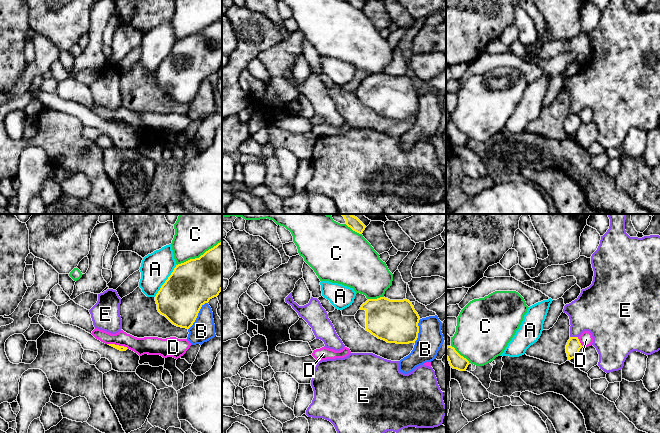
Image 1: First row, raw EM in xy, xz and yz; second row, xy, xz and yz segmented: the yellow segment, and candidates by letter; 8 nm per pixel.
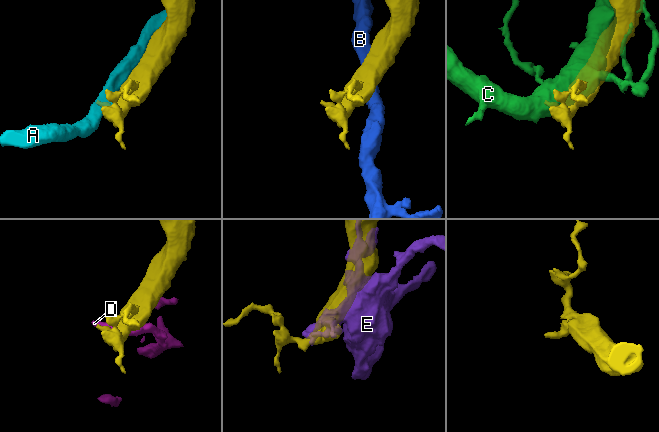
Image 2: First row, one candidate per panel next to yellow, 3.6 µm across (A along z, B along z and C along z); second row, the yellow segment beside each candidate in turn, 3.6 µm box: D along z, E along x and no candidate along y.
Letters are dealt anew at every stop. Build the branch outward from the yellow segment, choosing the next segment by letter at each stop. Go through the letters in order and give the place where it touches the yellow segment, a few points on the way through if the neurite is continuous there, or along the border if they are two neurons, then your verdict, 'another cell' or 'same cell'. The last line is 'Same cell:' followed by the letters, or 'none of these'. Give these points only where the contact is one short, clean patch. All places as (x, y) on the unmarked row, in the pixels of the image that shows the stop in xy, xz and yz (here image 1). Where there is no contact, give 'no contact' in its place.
A: xy (166, 56) | another cell
B: xy (197, 91) | another cell
C: xy (200, 32) | another cell
D: xy (118, 121) | another cell
E: yz (574, 113) | along yz (570, 112), (577, 113) | another cell
Same cell: none of these

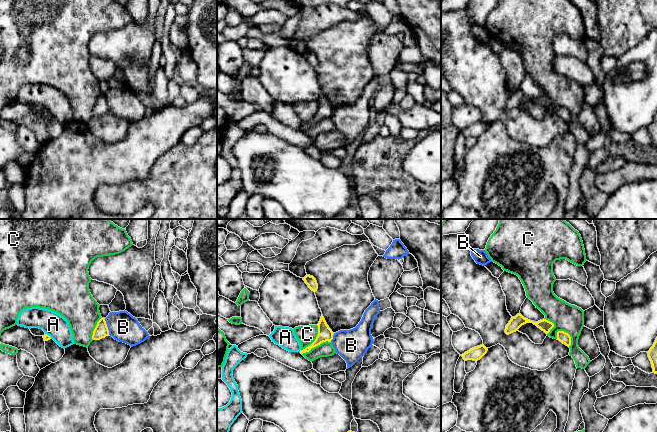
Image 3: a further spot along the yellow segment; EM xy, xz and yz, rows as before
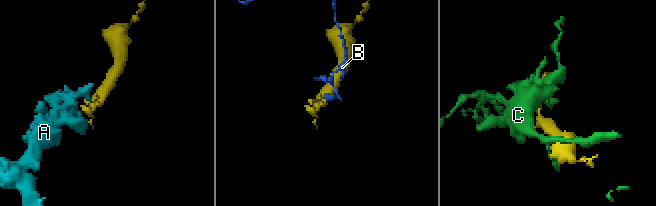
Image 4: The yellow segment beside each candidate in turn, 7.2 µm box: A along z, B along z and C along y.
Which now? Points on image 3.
A: xy (48, 111) | along xy (45, 109), (51, 114) | another cell
B: xy (106, 102) | along xy (104, 94), (109, 110) | another cell
C: yz (569, 111) | along yz (558, 106), (563, 106), (569, 111), (569, 122) | another cell
Same cell: none of these

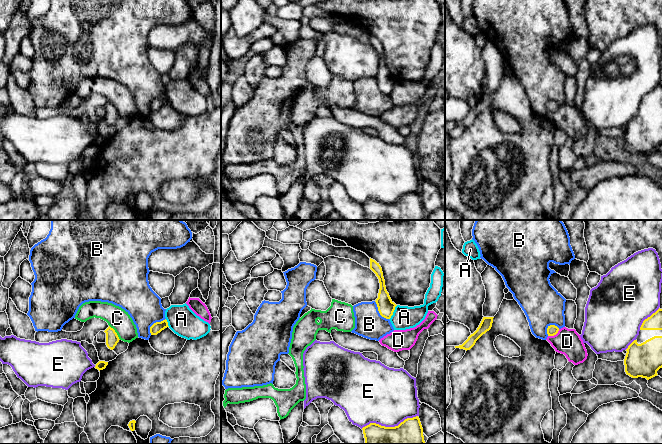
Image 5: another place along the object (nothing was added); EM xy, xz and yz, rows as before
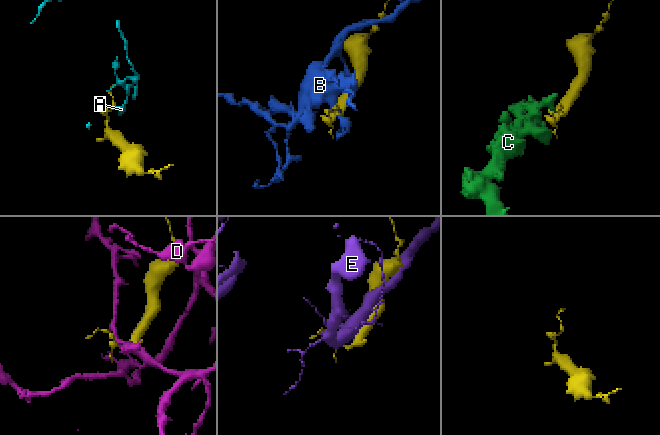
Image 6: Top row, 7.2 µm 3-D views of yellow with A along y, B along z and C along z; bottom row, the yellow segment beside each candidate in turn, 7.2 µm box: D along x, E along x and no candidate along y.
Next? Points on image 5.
A: xz (393, 87) | along xz (397, 81), (389, 95) | another cell
B: xy (154, 99) | along xy (165, 94), (156, 97), (150, 103), (150, 110) | another cell
C: xy (115, 108) | along xy (109, 101), (120, 115) | another cell
D: yz (554, 110) | another cell
E: xz (389, 203) | another cell
Same cell: none of these

